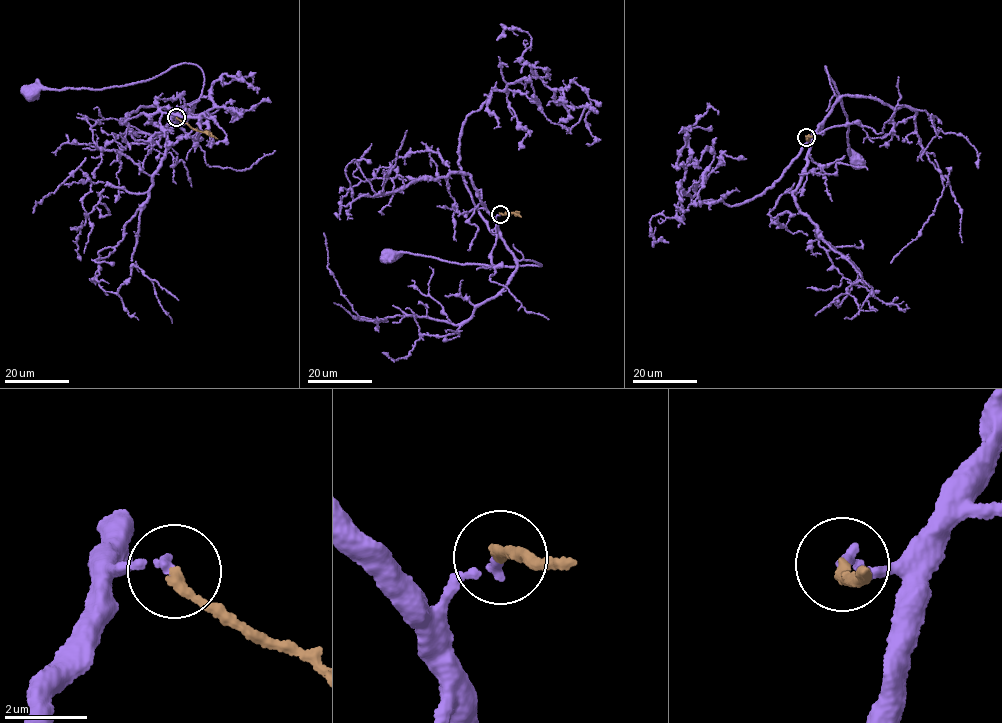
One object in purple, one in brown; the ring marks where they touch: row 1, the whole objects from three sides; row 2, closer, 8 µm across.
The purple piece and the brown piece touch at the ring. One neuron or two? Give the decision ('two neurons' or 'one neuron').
one neuron

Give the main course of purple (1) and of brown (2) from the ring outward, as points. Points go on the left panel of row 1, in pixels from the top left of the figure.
1: (177, 117), (173, 109), (200, 96), (203, 71), (194, 64), (131, 85), (29, 95)
2: (177, 117), (193, 128), (208, 132), (217, 139)

